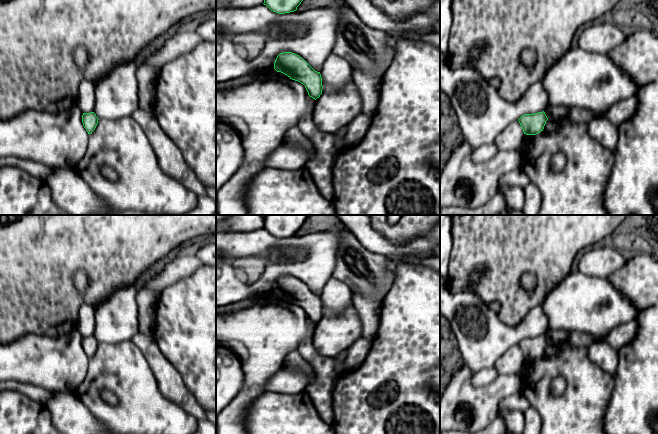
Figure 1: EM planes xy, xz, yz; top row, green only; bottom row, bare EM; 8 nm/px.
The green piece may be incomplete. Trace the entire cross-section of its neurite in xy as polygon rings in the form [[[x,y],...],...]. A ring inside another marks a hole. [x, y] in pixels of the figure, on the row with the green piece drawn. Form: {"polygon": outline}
{"polygon": [[[94,112],[83,113],[82,123],[83,123],[84,128],[88,132],[88,134],[91,134],[95,130],[98,124],[98,120],[99,119]]]}

